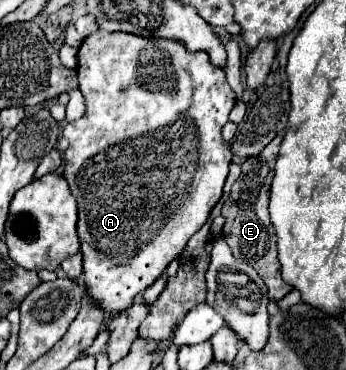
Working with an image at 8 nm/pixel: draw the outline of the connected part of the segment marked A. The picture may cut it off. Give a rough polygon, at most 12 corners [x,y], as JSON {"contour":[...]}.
{"contour":[[98,29],[64,127],[108,313],[220,201],[236,99],[206,51]]}

